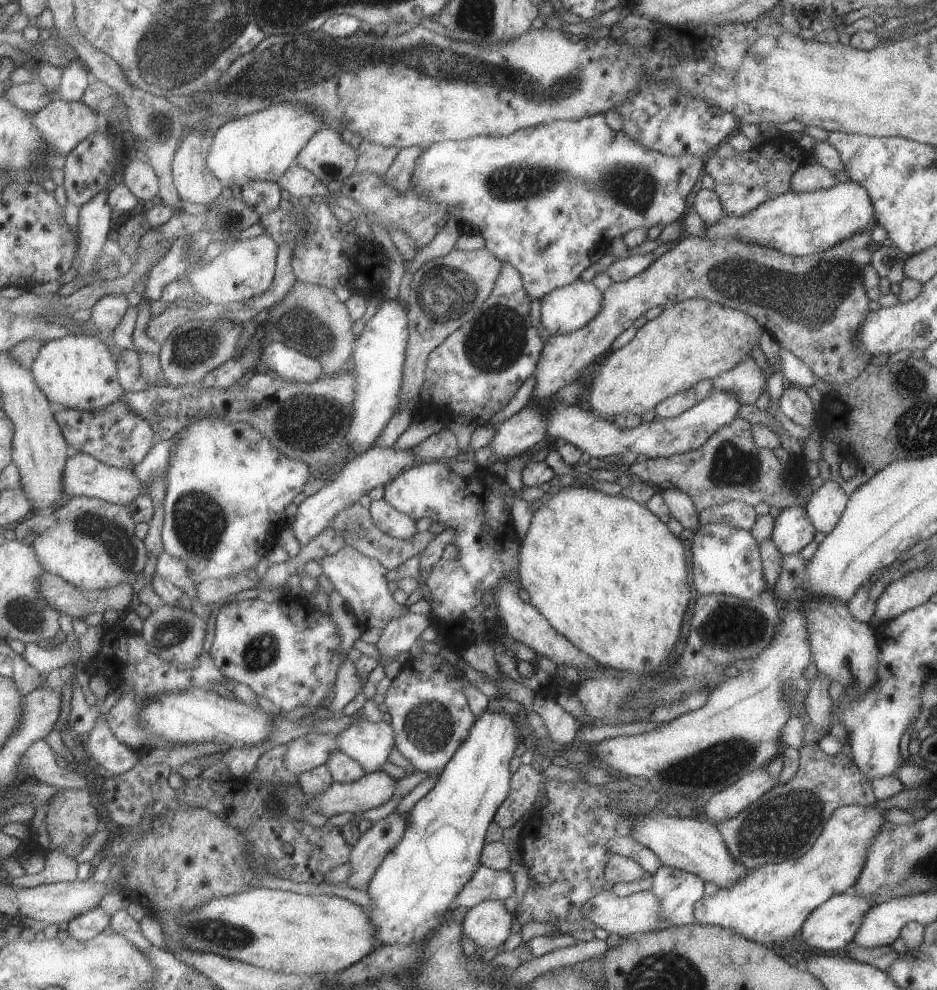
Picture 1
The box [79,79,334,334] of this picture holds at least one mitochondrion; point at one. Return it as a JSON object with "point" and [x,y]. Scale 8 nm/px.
{"point":[164,125]}

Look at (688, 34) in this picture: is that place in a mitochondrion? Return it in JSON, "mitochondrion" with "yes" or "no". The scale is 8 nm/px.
{"mitochondrion":"no"}

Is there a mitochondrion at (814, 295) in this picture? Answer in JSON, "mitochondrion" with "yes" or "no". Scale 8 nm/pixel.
{"mitochondrion":"yes"}

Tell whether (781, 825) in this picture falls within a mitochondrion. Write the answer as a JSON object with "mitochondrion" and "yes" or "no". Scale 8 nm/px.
{"mitochondrion":"yes"}

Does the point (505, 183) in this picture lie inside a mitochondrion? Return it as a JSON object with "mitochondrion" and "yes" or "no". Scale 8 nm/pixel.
{"mitochondrion":"yes"}

